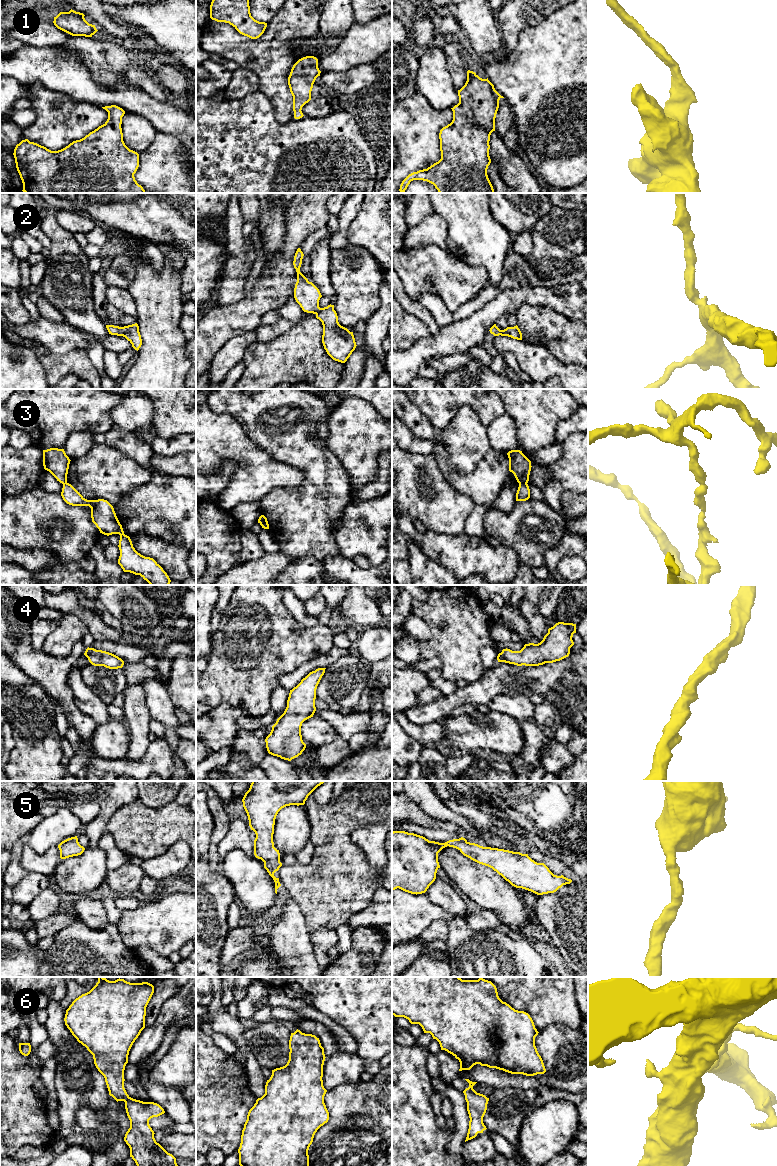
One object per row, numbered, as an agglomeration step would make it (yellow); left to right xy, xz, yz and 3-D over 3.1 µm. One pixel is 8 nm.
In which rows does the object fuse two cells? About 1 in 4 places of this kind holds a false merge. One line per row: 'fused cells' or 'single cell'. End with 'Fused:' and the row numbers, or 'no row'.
1: single cell
2: single cell
3: fused cells
4: single cell
5: single cell
6: single cell
Fused: 3

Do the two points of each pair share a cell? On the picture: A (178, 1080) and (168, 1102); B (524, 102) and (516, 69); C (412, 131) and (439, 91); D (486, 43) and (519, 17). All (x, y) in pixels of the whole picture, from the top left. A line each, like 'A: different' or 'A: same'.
A: different
B: same
C: different
D: different

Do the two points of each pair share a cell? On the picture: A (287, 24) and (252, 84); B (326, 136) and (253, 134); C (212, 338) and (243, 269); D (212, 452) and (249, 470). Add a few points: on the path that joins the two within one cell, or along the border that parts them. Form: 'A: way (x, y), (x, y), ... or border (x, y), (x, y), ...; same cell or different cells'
A: border (238, 66), (248, 68), (256, 76), (259, 90); different cells
B: way (308, 136), (271, 136); same cell
C: border (245, 295), (235, 303), (218, 305); different cells
D: way (221, 452), (232, 452), (241, 461); same cell

